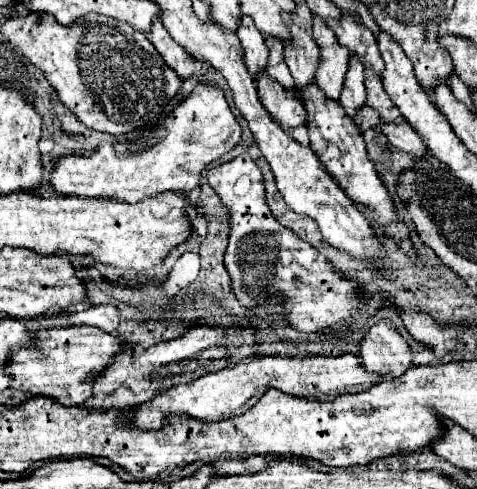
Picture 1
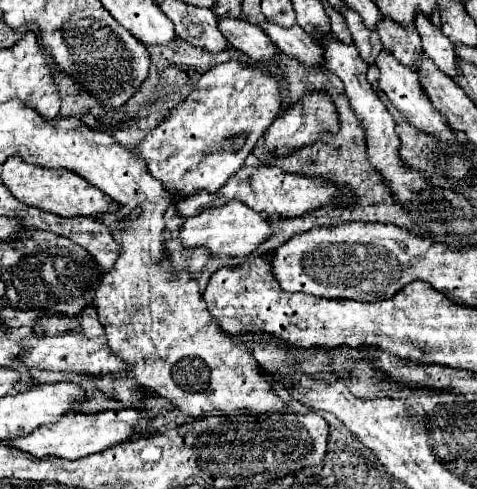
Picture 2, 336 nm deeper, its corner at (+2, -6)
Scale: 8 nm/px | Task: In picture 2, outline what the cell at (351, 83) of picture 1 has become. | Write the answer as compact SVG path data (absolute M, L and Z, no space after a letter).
M323 2L323 6L327 10L327 16L331 18L331 32L333 32L333 36L337 40L341 40L343 44L353 44L351 32L349 32L349 28L345 24L345 18L337 10L333 10L333 6L329 6L329 2Z

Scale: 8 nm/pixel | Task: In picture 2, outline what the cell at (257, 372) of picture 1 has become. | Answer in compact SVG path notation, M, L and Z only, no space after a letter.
M119 410L119 412L99 412L99 414L65 414L59 422L53 422L53 426L39 426L33 430L33 434L25 438L15 438L13 442L5 442L7 446L13 446L21 452L33 454L35 458L55 456L65 460L79 460L83 456L89 456L93 452L107 450L109 446L127 442L135 436L133 426L137 422L137 410Z

